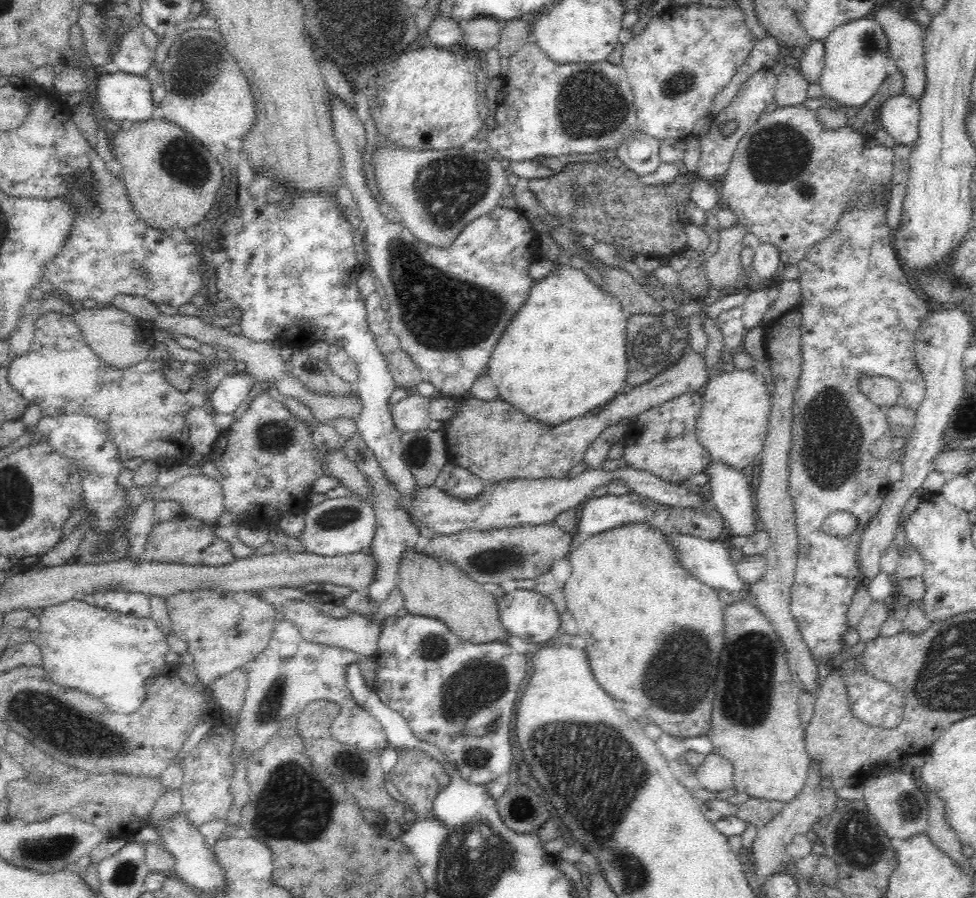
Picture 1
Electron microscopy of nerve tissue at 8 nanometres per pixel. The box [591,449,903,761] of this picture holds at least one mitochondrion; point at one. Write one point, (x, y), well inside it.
(744, 687)

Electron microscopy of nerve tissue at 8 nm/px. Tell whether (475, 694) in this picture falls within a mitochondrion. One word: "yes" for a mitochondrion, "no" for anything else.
yes

